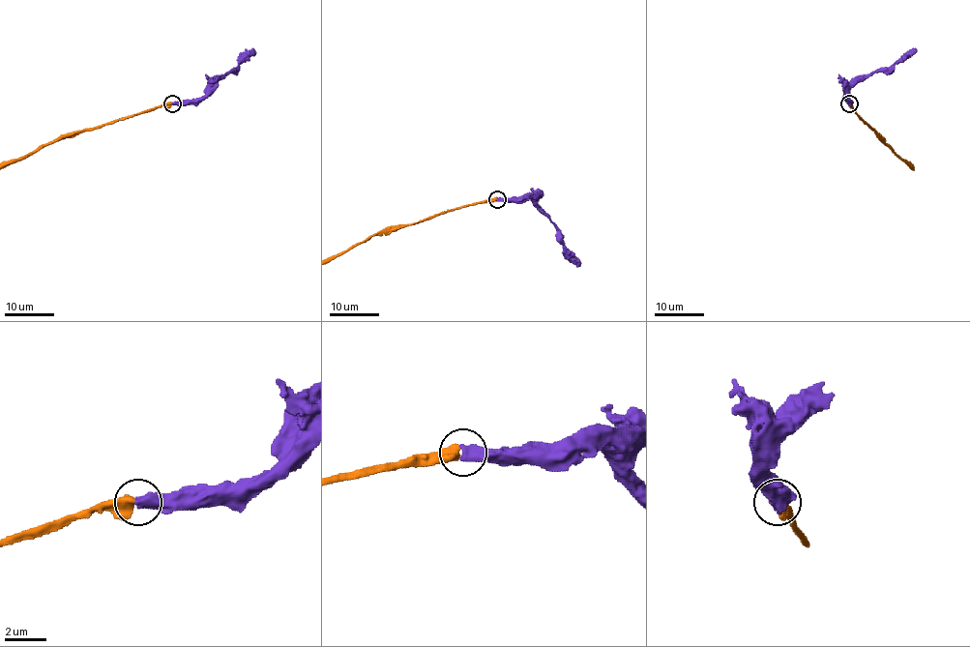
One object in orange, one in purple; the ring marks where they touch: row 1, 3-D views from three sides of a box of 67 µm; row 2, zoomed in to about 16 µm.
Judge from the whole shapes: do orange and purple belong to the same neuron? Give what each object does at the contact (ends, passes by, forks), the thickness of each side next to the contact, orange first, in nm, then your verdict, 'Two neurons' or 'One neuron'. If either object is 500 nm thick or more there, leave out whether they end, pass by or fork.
Thickness 550 nm (orange) against 550 nm. One neuron

